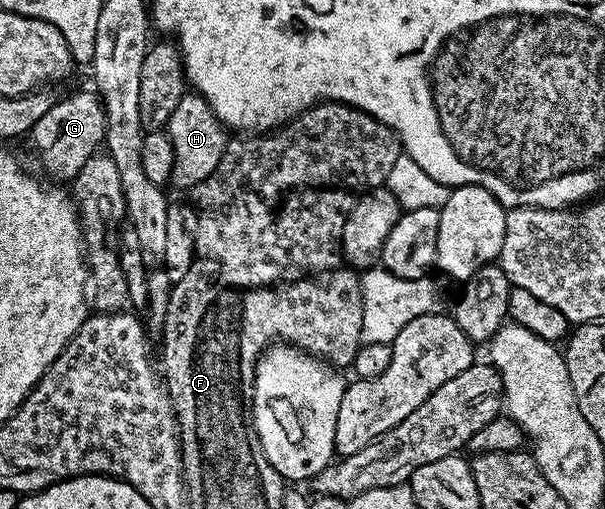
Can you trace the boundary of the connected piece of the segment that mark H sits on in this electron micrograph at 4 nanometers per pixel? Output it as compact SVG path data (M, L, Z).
M188 91L183 94L181 103L169 115L165 126L167 137L172 143L173 159L170 184L179 189L194 190L221 163L221 155L225 155L229 133L225 126L217 119L213 107L200 93Z

